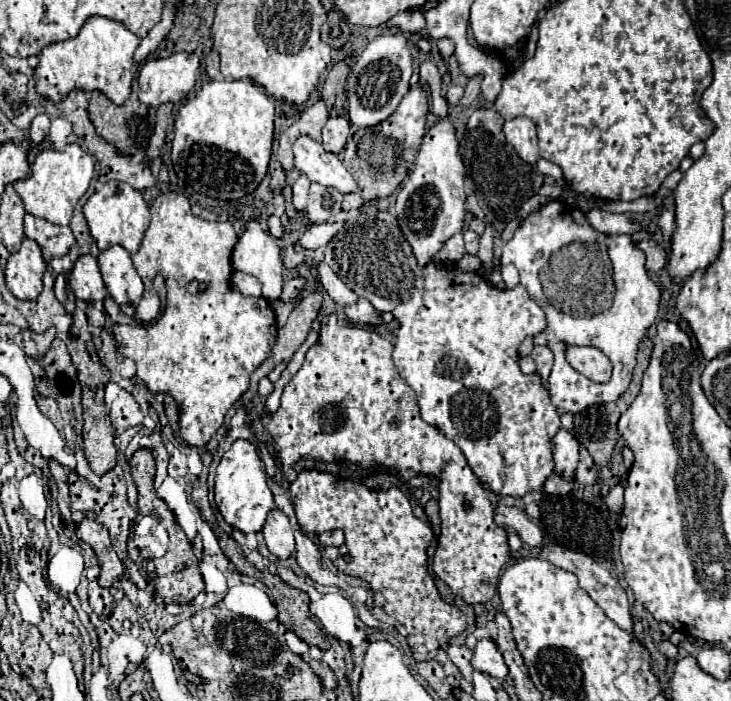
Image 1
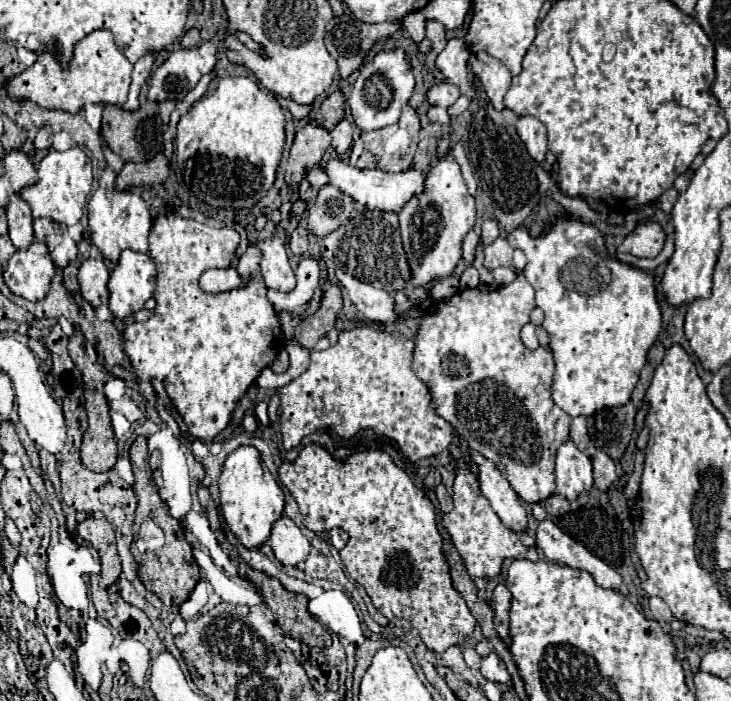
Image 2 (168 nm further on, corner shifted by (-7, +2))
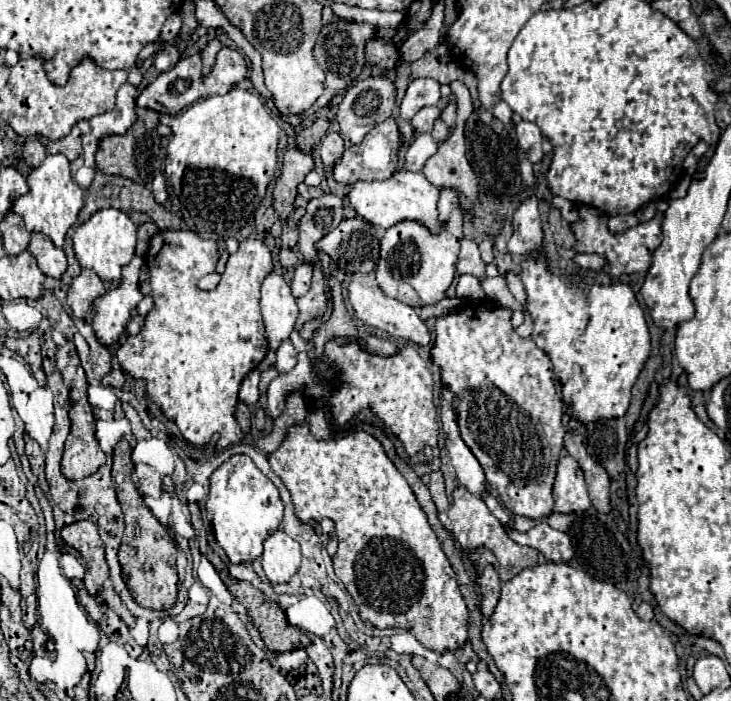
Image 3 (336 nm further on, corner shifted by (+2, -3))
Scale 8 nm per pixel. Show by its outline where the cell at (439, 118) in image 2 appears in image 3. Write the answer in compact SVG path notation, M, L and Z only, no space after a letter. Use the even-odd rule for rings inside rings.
M431 106L431 108L421 108L415 116L413 116L413 120L411 120L411 124L413 124L413 128L421 134L421 132L431 132L433 130L433 124L435 124L435 120L441 116L441 110L437 108L437 106Z

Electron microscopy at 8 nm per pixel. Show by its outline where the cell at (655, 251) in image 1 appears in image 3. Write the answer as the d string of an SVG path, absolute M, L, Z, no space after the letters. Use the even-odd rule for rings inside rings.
M581 206L579 208L579 220L571 224L571 230L577 238L575 242L575 250L577 252L595 252L601 254L605 258L605 266L603 272L609 276L621 276L621 274L633 274L633 272L647 272L651 266L651 254L653 250L663 242L663 232L661 232L661 220L663 216L657 214L653 220L643 222L635 228L629 228L625 232L613 234L609 232L607 226L607 216L603 212L599 212L597 208L589 208L589 206Z

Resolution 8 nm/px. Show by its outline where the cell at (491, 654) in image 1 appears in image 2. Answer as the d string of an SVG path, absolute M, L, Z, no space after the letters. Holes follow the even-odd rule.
M490 653L488 657L482 659L480 671L490 681L498 681L498 683L508 683L510 681L510 673L508 673L506 665L502 663L502 659L496 653Z

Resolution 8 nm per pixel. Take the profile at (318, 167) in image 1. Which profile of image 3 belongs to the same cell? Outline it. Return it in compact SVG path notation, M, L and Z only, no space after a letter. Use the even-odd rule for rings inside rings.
M399 170L389 180L383 182L355 182L349 186L351 206L357 210L357 216L375 224L377 228L391 228L403 220L415 220L429 228L429 232L441 232L443 222L437 214L437 200L441 196L441 188L433 186L423 172Z

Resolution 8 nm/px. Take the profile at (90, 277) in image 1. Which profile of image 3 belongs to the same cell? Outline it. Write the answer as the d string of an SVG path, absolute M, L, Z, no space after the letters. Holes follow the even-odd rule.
M83 268L81 274L73 278L73 284L69 286L67 292L67 304L73 310L75 318L91 322L95 316L93 302L99 296L103 296L103 292L105 292L105 284L101 282L101 278L95 272Z

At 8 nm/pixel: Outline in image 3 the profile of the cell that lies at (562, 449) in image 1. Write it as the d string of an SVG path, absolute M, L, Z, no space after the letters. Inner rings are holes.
M561 456L557 466L557 478L553 484L555 512L587 512L591 506L587 486L583 480L583 470L571 456Z

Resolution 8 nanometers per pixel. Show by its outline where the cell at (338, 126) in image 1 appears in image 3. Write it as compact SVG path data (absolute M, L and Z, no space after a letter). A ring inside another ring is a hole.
M337 132L327 134L319 144L319 154L321 154L321 160L323 160L325 168L335 166L335 162L343 156L343 152L345 152L345 142Z

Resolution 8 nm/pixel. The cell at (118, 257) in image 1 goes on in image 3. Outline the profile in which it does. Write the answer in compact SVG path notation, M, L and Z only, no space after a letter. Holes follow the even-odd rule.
M135 256L131 264L123 268L121 284L95 300L97 314L93 318L93 330L103 346L111 346L119 340L131 318L131 310L143 300L139 290L141 264L143 260Z

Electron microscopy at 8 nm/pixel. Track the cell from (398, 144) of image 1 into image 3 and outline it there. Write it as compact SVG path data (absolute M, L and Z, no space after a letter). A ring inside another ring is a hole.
M387 118L383 124L377 124L375 128L371 128L371 132L367 132L367 136L363 138L361 144L347 148L343 158L333 166L333 178L343 186L349 186L357 180L367 180L367 182L387 180L397 170L399 146L401 146L401 142L399 142L397 124L393 118Z

